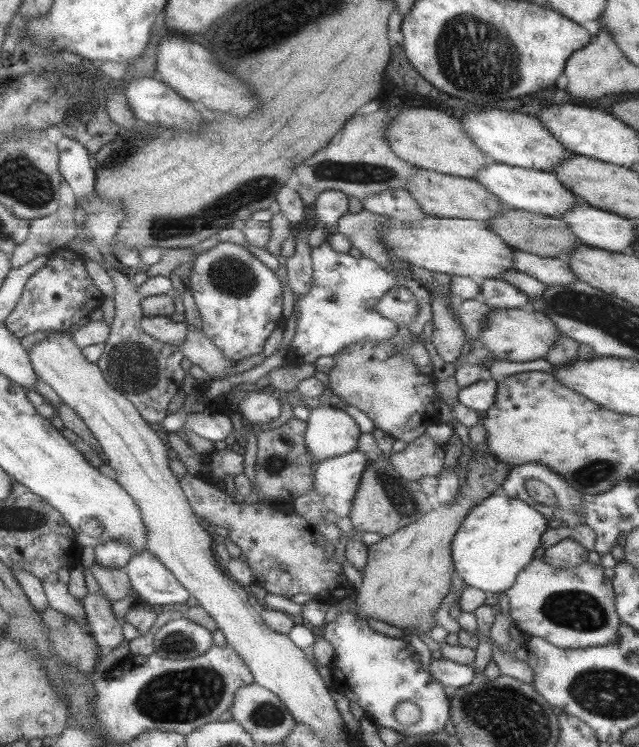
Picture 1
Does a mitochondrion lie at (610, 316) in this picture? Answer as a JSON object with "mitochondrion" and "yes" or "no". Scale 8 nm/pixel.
{"mitochondrion":"yes"}

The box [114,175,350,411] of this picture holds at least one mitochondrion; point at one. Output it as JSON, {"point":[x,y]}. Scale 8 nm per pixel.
{"point":[230,274]}

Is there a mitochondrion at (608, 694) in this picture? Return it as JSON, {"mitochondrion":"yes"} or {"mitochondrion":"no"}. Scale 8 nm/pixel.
{"mitochondrion":"yes"}

